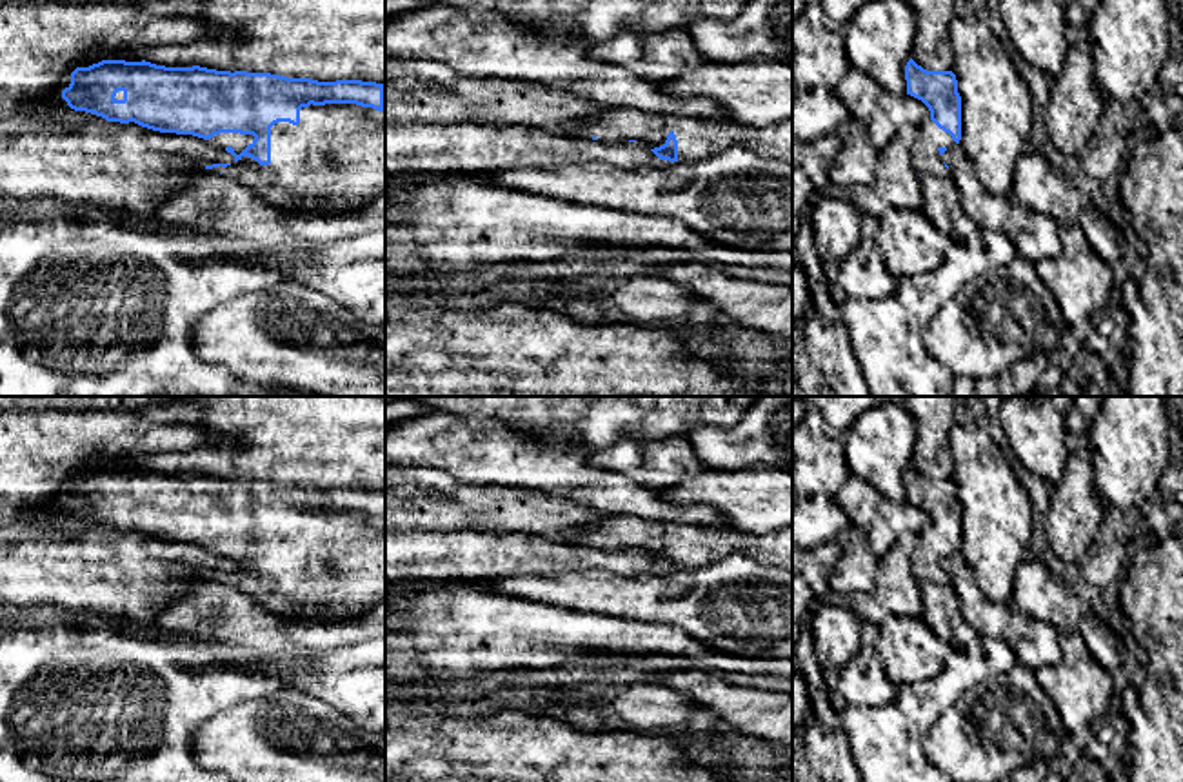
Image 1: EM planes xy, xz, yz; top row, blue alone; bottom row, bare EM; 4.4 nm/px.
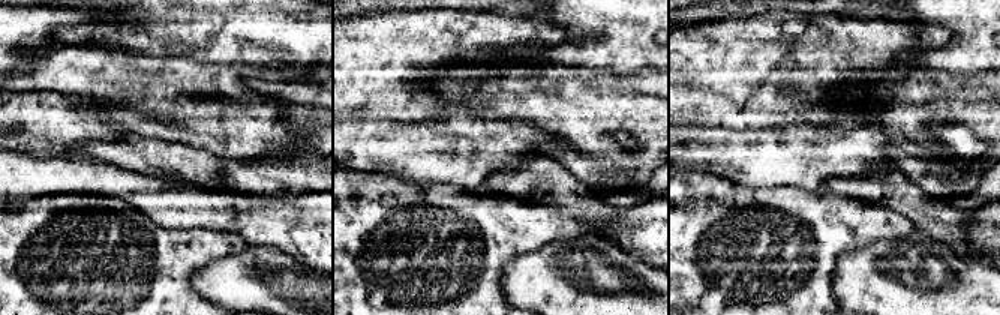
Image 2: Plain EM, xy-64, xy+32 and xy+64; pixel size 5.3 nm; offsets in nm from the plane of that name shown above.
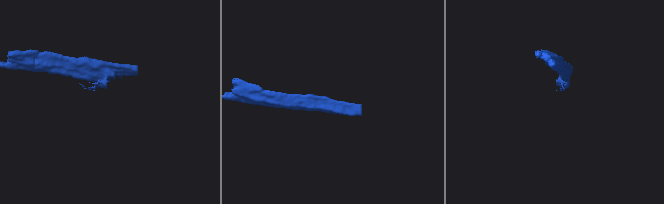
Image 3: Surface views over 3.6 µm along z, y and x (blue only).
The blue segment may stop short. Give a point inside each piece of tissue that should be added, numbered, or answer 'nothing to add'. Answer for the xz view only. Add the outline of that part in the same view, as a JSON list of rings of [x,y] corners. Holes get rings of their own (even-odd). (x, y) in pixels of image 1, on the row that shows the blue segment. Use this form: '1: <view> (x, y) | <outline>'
1: xz (698, 139) | [[[605,107],[580,129],[582,138],[605,142],[636,140],[654,149],[665,144],[669,133],[678,140],[678,162],[700,162],[743,145],[767,160],[792,165],[792,120],[752,127],[731,120],[707,120],[696,116],[649,115],[634,109]]]

